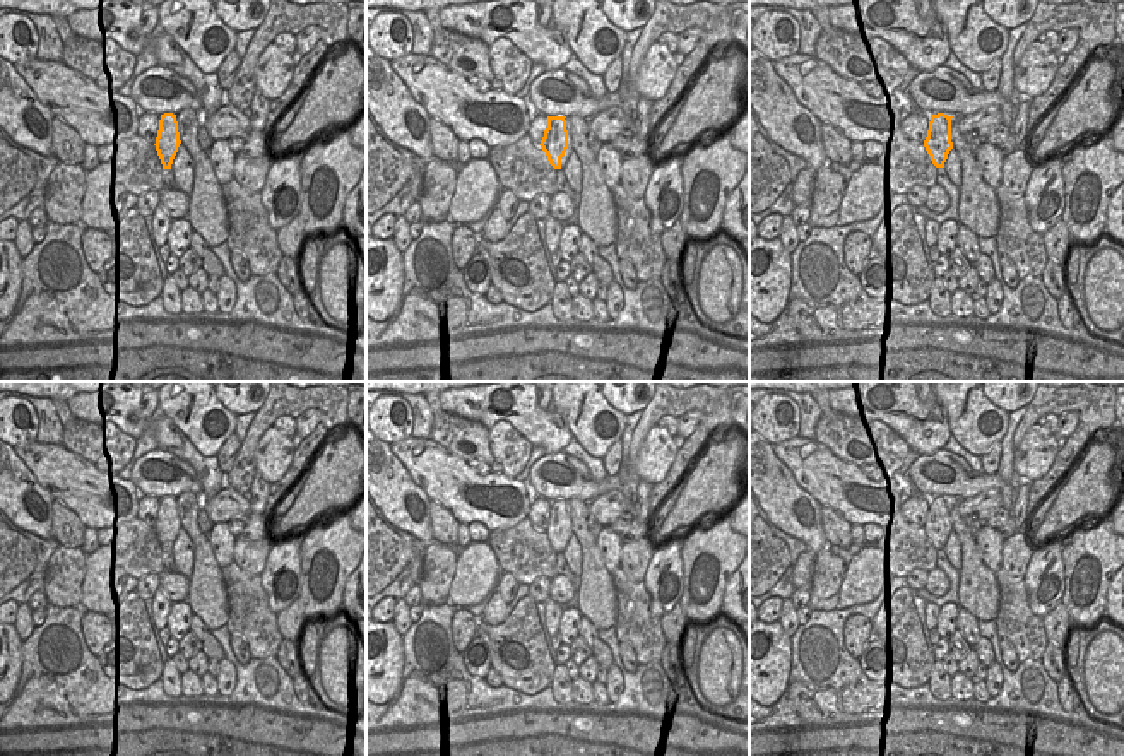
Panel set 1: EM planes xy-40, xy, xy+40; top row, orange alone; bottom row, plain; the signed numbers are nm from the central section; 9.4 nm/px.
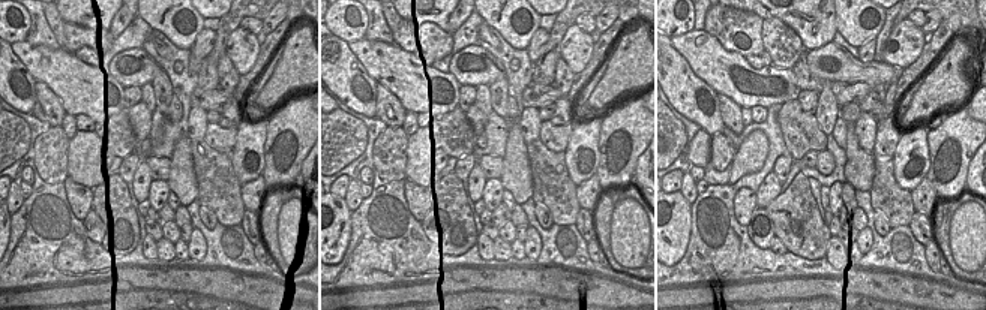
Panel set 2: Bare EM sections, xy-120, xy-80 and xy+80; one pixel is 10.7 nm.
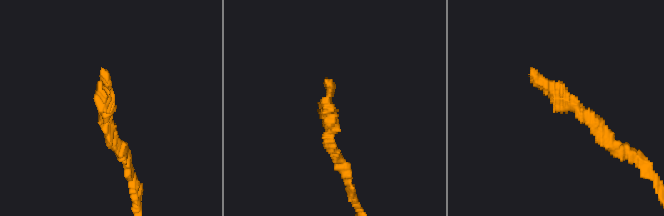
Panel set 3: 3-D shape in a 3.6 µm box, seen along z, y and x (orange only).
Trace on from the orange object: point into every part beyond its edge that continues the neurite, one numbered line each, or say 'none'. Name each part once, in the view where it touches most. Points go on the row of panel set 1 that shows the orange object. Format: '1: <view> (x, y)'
none

